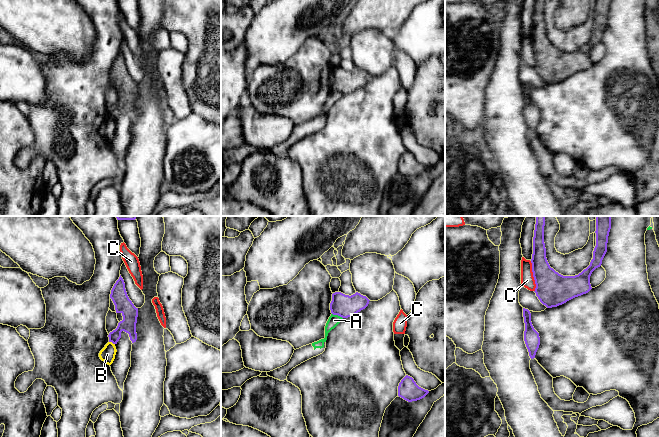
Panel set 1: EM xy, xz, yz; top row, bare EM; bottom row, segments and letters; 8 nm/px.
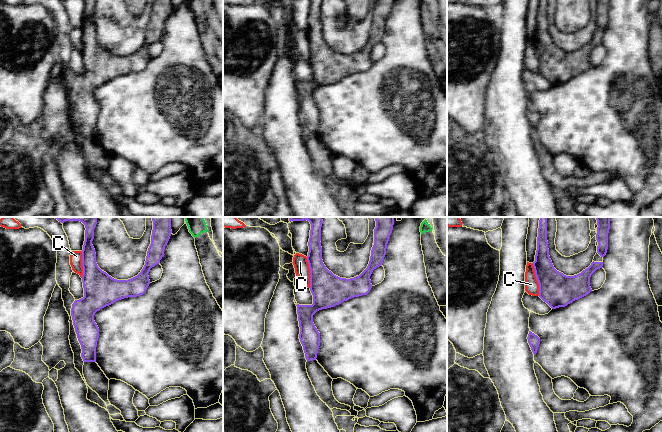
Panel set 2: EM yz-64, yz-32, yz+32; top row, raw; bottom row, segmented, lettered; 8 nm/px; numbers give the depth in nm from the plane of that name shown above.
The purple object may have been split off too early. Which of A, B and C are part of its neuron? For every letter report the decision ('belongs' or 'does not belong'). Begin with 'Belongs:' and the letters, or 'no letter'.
Belongs: no letter
A: does not belong
B: does not belong
C: does not belong

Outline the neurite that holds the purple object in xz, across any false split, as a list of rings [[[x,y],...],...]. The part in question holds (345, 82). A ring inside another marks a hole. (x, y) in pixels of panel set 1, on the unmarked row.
[[[335,68],[332,70],[330,86],[333,91],[348,94],[365,85],[368,82],[369,77],[370,76],[366,72],[363,72],[358,68],[351,72],[341,68]]]

